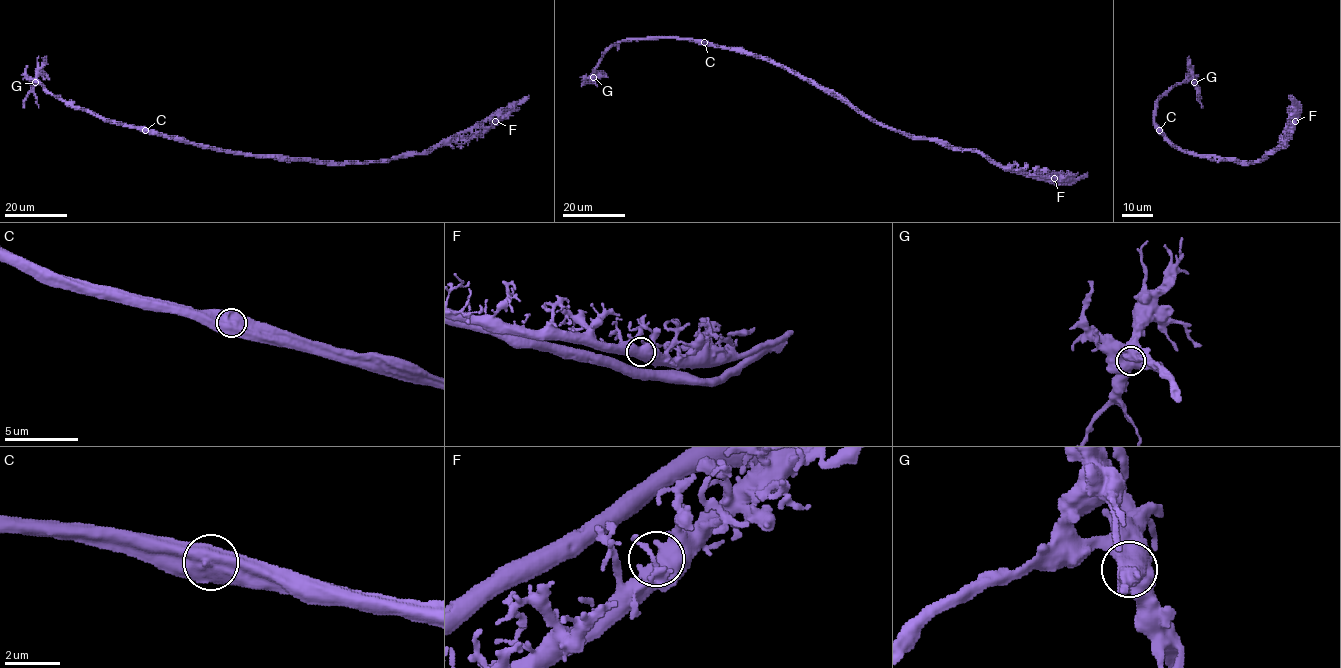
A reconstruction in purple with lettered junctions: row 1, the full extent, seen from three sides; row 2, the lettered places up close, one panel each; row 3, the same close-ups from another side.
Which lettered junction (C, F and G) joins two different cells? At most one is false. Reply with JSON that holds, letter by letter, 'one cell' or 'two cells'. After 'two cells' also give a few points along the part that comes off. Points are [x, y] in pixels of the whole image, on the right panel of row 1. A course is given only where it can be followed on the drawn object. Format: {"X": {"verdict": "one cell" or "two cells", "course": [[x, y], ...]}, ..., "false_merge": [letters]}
{"C": {"verdict": "two cells", "course": [[1159, 130], [1174, 146], [1188, 153], [1243, 163], [1258, 162], [1292, 131], [1300, 106], [1291, 95]]}, "F": {"verdict": "one cell"}, "G": {"verdict": "one cell"}, "false_merge": ["C"]}

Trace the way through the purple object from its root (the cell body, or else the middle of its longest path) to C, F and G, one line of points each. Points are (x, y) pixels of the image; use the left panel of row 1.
C: (262, 157), (219, 151), (145, 130)
F: (262, 157), (388, 162), (399, 156), (424, 155), (445, 143), (481, 135), (495, 121)
G: (262, 157), (219, 151), (116, 124), (68, 106), (35, 82)

